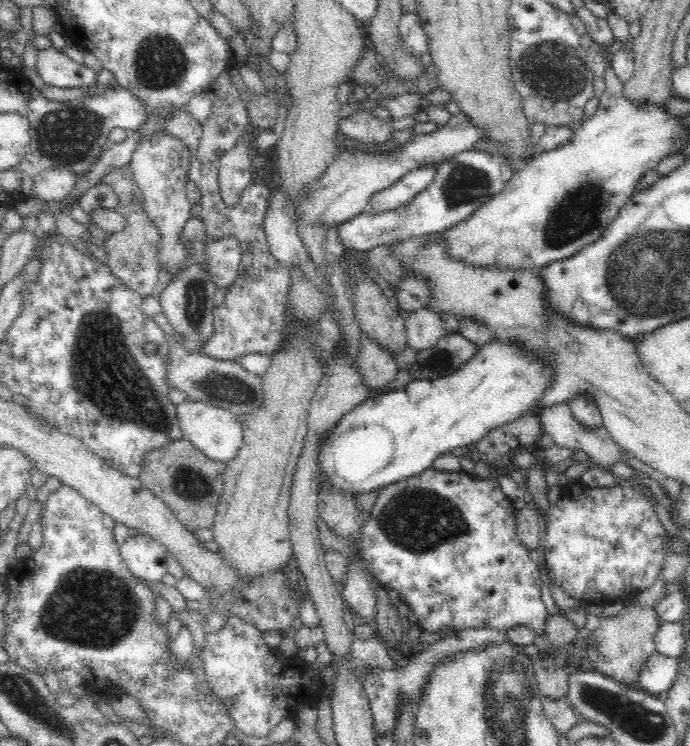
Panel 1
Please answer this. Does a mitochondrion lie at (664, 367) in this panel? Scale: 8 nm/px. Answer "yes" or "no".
no

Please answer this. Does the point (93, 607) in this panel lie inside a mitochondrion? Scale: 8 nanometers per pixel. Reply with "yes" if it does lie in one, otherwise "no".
yes

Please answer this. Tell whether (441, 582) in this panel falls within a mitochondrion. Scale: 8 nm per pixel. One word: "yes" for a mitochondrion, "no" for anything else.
no

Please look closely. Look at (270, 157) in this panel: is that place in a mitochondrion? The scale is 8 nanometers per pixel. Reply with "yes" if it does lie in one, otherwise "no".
no

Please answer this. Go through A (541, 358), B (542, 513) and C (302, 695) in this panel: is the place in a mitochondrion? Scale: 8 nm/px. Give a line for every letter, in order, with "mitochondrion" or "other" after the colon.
A: other
B: other
C: other

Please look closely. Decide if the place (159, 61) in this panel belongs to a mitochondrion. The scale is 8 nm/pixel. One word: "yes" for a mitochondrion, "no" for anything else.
yes

